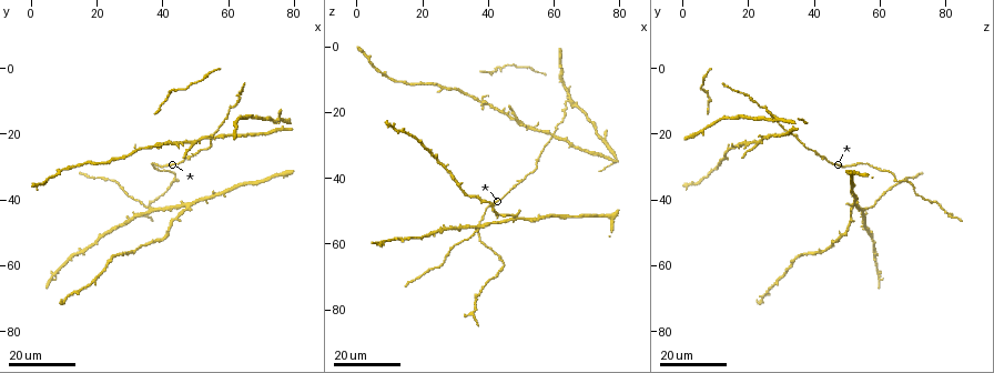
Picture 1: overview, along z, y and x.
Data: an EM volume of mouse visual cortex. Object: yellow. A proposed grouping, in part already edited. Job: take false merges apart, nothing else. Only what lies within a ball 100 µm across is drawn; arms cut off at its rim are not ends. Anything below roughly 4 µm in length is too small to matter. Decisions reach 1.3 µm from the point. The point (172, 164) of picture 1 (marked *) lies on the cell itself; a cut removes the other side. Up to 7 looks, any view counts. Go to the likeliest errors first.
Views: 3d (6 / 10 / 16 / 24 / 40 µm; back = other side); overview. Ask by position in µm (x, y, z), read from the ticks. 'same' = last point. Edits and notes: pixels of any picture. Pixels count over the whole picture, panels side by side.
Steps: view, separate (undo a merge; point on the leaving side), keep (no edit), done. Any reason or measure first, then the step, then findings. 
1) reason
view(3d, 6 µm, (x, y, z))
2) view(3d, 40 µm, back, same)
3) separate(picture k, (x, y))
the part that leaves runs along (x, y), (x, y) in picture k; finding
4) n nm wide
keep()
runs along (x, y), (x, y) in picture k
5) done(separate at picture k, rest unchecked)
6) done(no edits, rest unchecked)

arms run side by side
view(3d, 16 µm, (49, 42, 51))

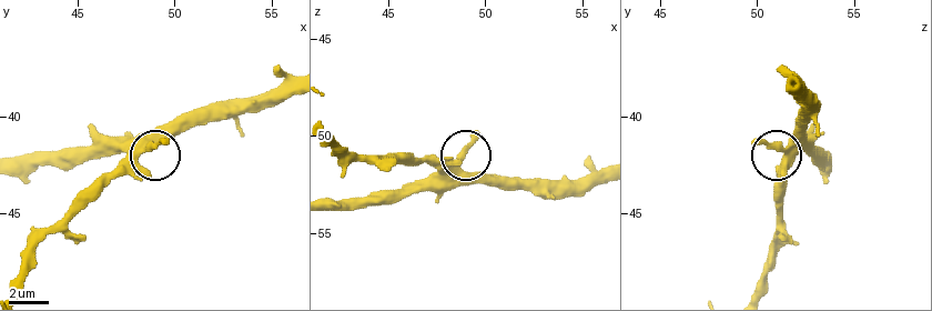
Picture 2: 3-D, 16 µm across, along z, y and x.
view(3d, 6 µm, (48.0, 42.1, 51.5))

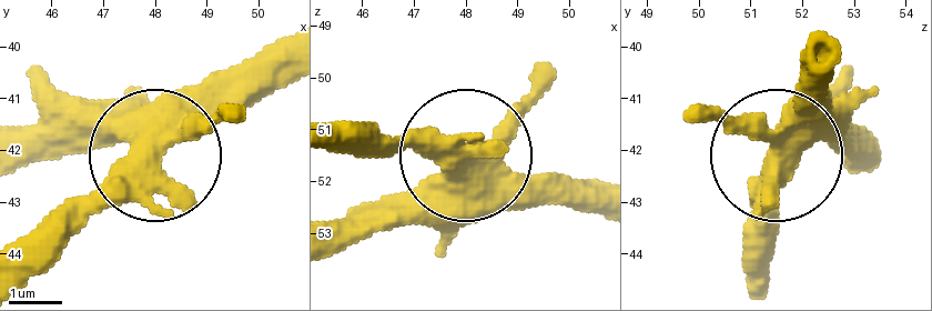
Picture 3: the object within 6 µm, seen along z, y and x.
470 nm wide
keep()
all the same cell

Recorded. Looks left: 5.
view(3d, 24 µm, (55, 21, 34))

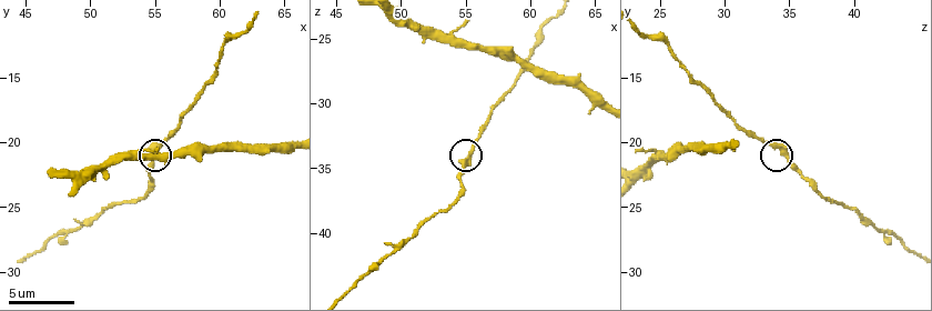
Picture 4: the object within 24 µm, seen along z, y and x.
view(3d, 6 µm, (55.4, 20.4, 33.8))

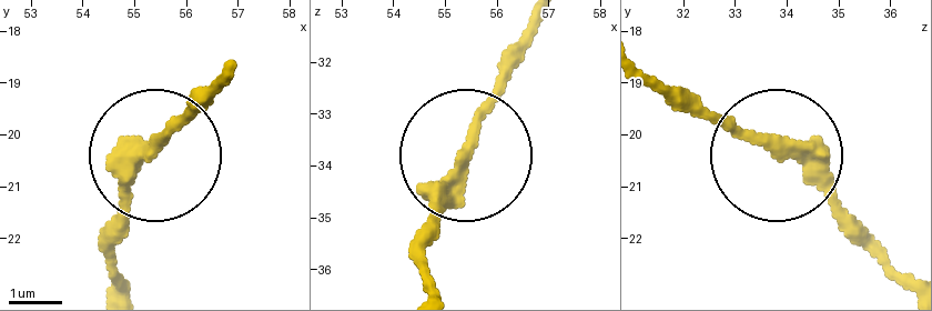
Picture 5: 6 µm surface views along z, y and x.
280 nm wide
keep()
runs along (117, 286), (121, 192), (218, 91) in picture 5; continuous, no second cell

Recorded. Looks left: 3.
thick turns thin
view(3d, 24 µm, (43, 6, 6))

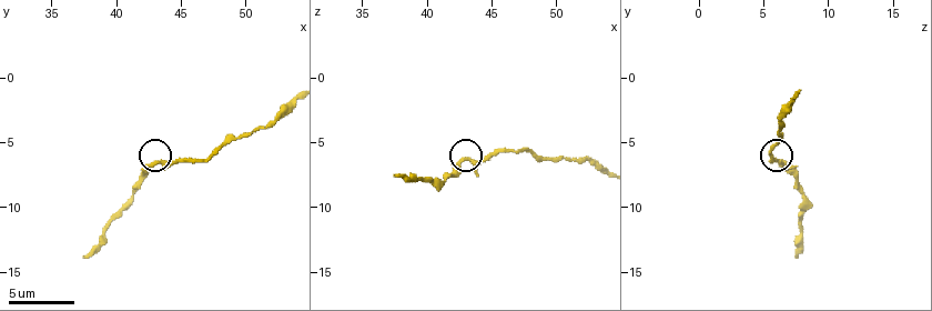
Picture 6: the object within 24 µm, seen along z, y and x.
view(3d, 6 µm, (43.4, 6.6, 6.4))

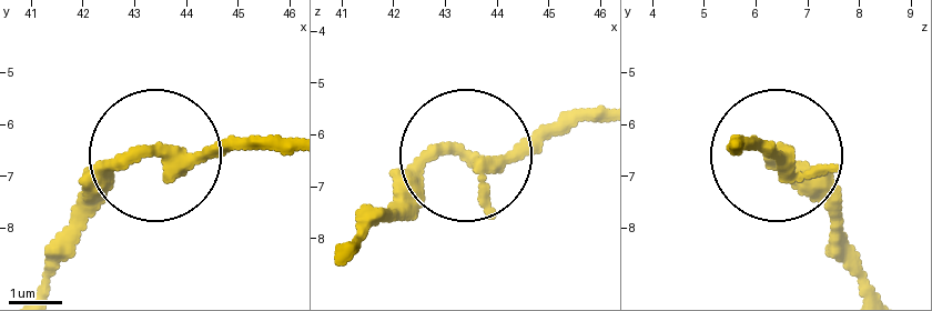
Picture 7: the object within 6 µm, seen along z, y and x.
230 nm wide
keep()
all the same cell

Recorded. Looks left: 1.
done(no edits, rest unchecked)

